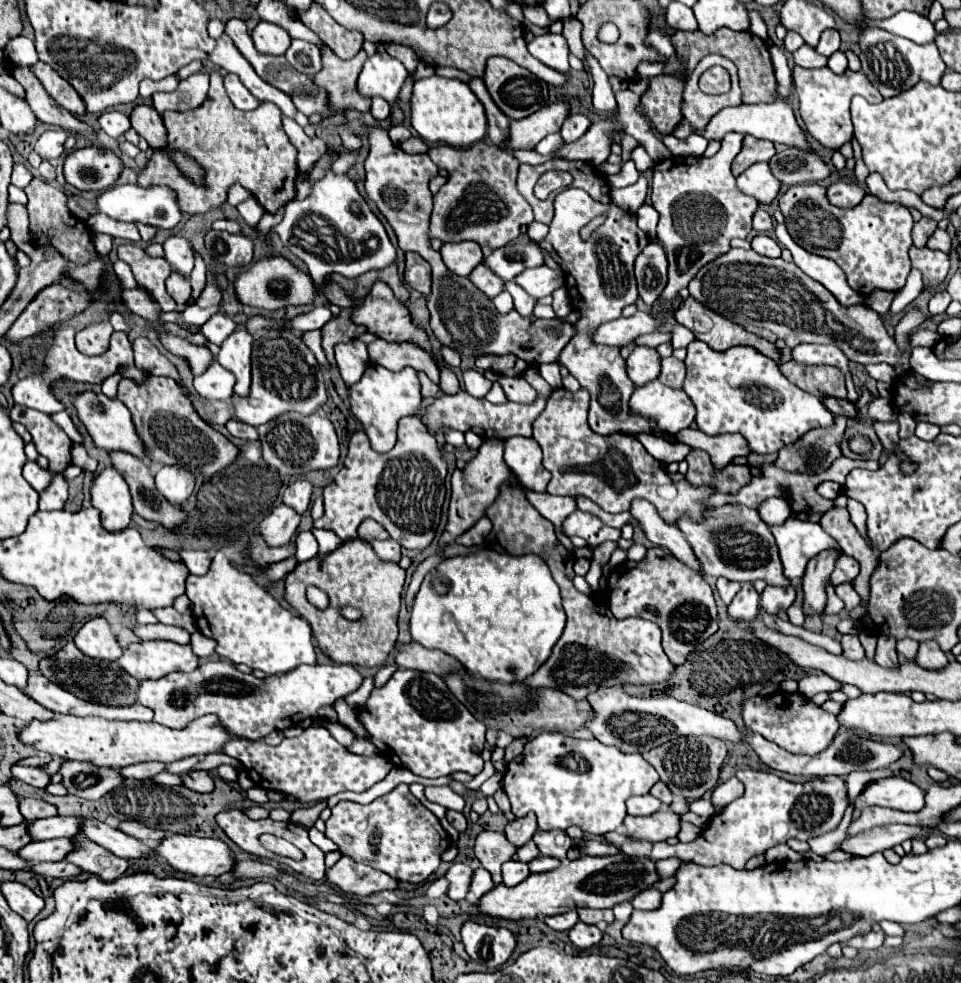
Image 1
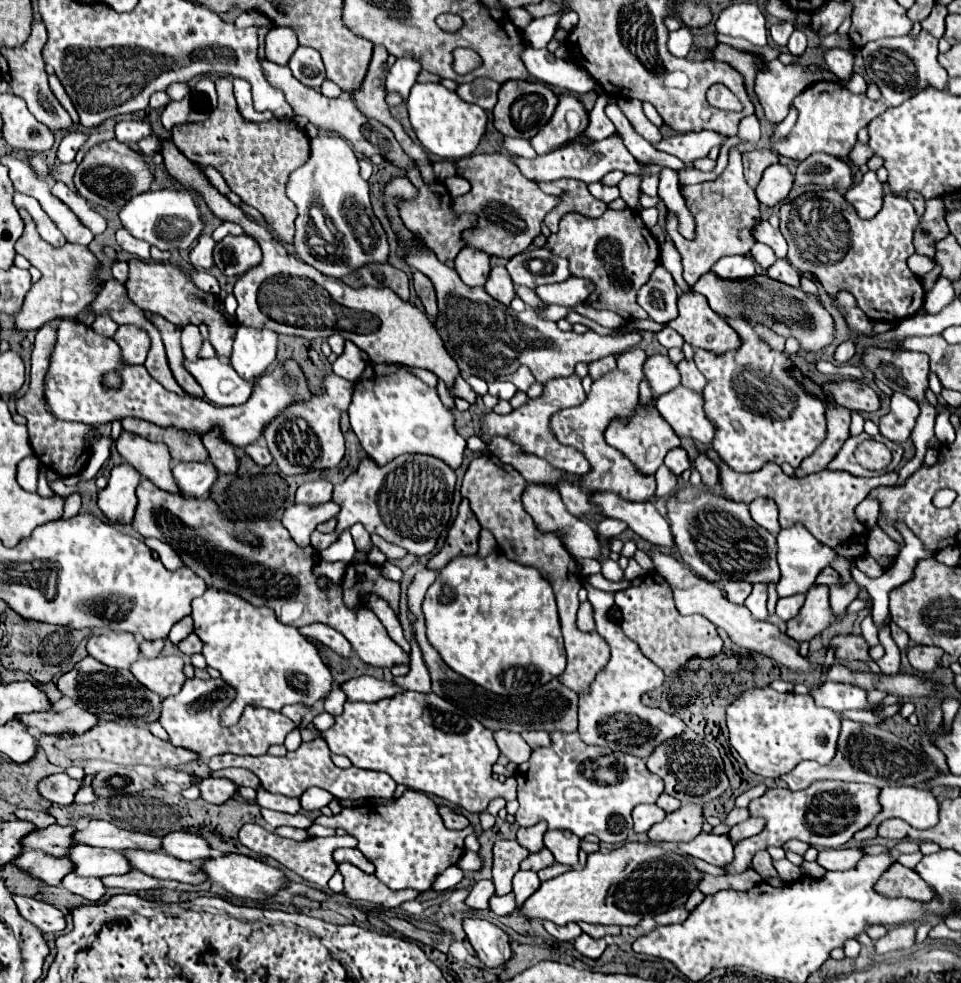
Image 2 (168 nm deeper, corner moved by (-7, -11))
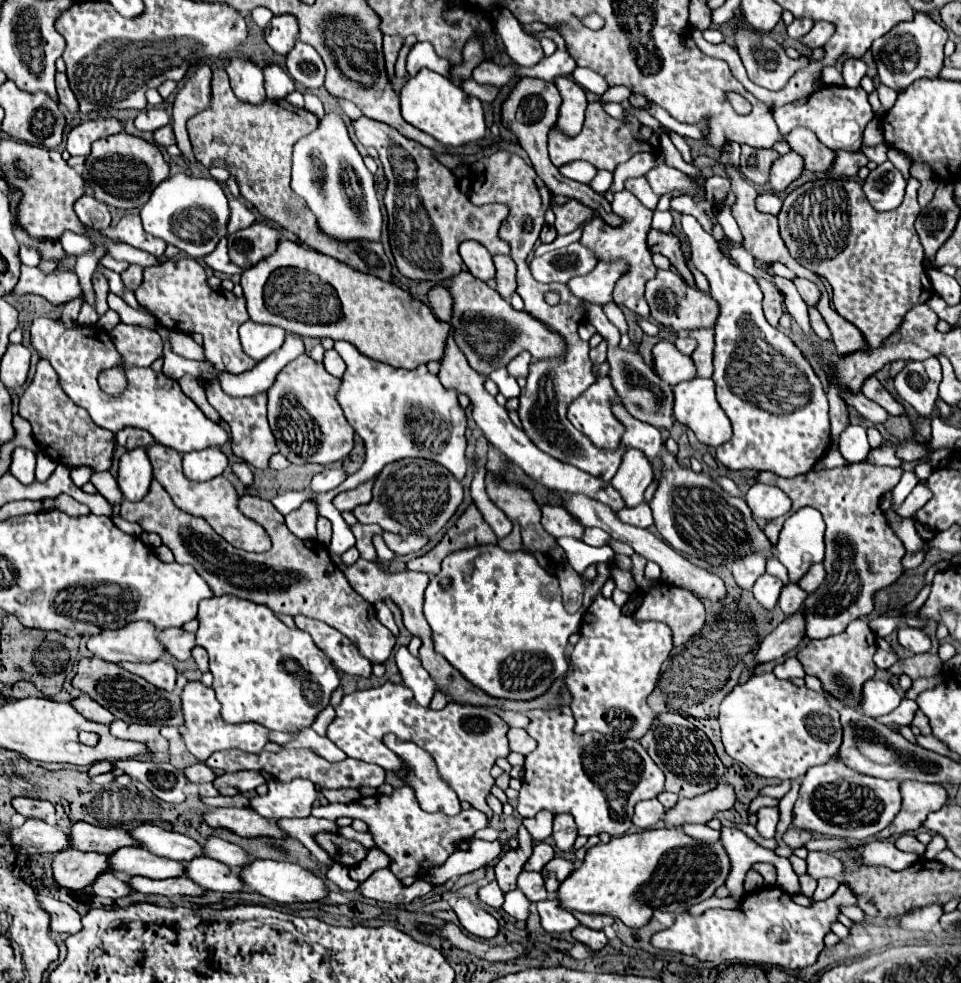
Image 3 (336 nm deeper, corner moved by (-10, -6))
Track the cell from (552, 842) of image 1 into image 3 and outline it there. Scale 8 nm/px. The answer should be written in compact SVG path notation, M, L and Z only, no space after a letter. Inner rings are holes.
M566 813L564 815L556 815L554 817L554 833L552 833L552 837L554 837L554 843L556 843L556 847L560 851L564 851L564 853L572 851L574 839L578 837L574 817L566 815Z

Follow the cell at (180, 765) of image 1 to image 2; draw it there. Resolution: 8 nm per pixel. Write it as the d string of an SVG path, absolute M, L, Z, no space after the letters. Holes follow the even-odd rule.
M225 768L221 772L213 772L213 778L229 778L237 786L249 786L249 788L259 788L259 778L245 768Z

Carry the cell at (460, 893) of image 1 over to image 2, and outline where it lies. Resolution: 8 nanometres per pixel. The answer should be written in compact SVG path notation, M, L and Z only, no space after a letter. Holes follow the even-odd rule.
M481 880L473 886L471 894L467 896L467 906L475 908L475 910L485 910L489 908L489 898L495 894L495 886L491 880Z

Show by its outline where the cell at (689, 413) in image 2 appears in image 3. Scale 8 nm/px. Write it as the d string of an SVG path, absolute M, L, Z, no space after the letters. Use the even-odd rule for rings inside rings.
M694 377L692 381L684 381L678 383L674 387L674 419L686 427L690 427L698 441L710 445L710 447L718 447L722 443L726 443L732 435L732 427L730 427L730 419L726 417L726 413L722 411L722 407L716 401L714 395L714 381L712 379L700 379Z

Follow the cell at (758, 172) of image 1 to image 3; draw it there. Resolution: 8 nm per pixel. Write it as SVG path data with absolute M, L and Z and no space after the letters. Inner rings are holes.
M790 151L790 153L778 157L770 169L770 181L768 181L770 191L782 193L792 181L796 181L800 177L802 169L804 169L804 159L798 153Z

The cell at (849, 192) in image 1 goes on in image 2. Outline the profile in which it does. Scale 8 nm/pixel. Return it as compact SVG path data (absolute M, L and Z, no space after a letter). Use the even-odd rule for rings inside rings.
M869 170L857 186L845 192L845 198L855 206L861 218L873 218L883 208L883 182Z

